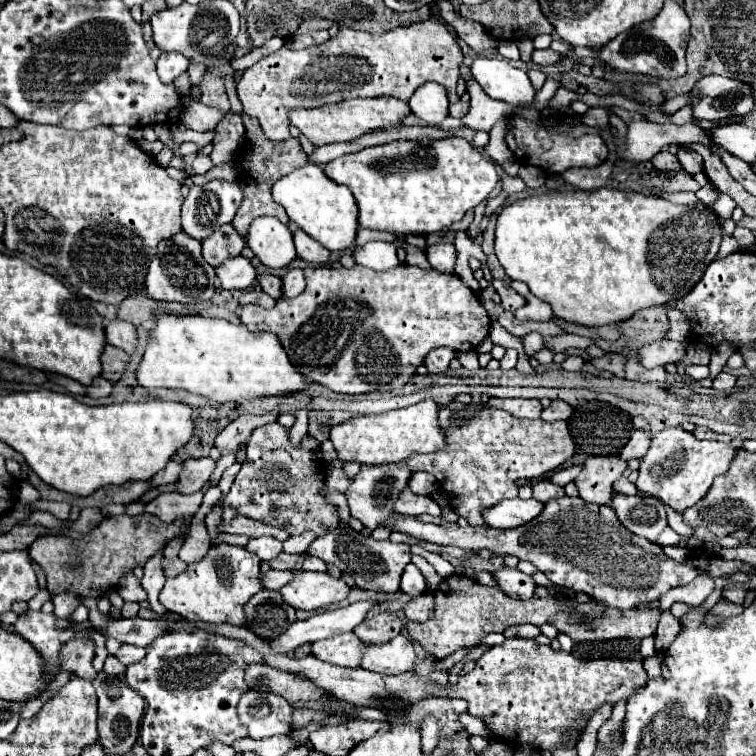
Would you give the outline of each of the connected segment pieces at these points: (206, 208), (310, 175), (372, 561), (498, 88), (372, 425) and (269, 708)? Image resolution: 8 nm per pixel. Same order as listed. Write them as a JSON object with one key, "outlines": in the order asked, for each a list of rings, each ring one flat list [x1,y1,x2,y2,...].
{"outlines":[[[210,181,190,187,182,205,182,231,204,241,226,223,232,223,242,203,242,191,236,183]],[[308,163,292,171,274,185,272,195,274,201,286,209,290,221,294,221,302,231,320,241,326,249,346,251,354,245,358,231,358,205,354,201,354,195,350,193,350,189,346,189,346,185,332,183,322,167]],[[338,527,334,533,318,537,312,541,308,555,320,557,322,561,338,567,342,573,354,577,360,589,382,591,382,593,396,593,400,589,400,577,404,567,410,563,410,545,406,543,392,543,392,541,376,541,372,537,362,537,352,527]],[[476,57,472,65,472,75,492,99,510,103,514,107,526,107,534,103,536,89,532,87,528,75,512,67,504,59]],[[424,399,406,409,362,415,342,425,334,425,330,429,330,441,334,443,340,461,356,461,360,465,400,463,414,453,434,453,446,447,446,437,438,425,438,405,432,399]],[[246,691,238,703,238,715,252,739,288,735,292,731,292,705,274,693]]]}

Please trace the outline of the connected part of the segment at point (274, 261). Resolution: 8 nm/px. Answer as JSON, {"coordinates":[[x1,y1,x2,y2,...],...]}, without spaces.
{"coordinates":[[258,217,248,231,248,247,270,269,288,267,296,259,290,229,274,217]]}

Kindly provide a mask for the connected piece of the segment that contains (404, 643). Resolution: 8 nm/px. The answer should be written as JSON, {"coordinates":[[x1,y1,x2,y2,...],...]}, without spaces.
{"coordinates":[[402,635,382,645,366,645,366,653,362,653,362,669,366,671,398,675,404,671,412,671,414,665,416,665,416,653,410,641]]}

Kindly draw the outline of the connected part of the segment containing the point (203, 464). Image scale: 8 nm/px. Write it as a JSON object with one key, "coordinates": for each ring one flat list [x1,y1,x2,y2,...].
{"coordinates":[[210,457,182,461,182,473,178,475,176,491,180,491,180,493,200,491,210,481,214,467,216,467,216,463]]}

